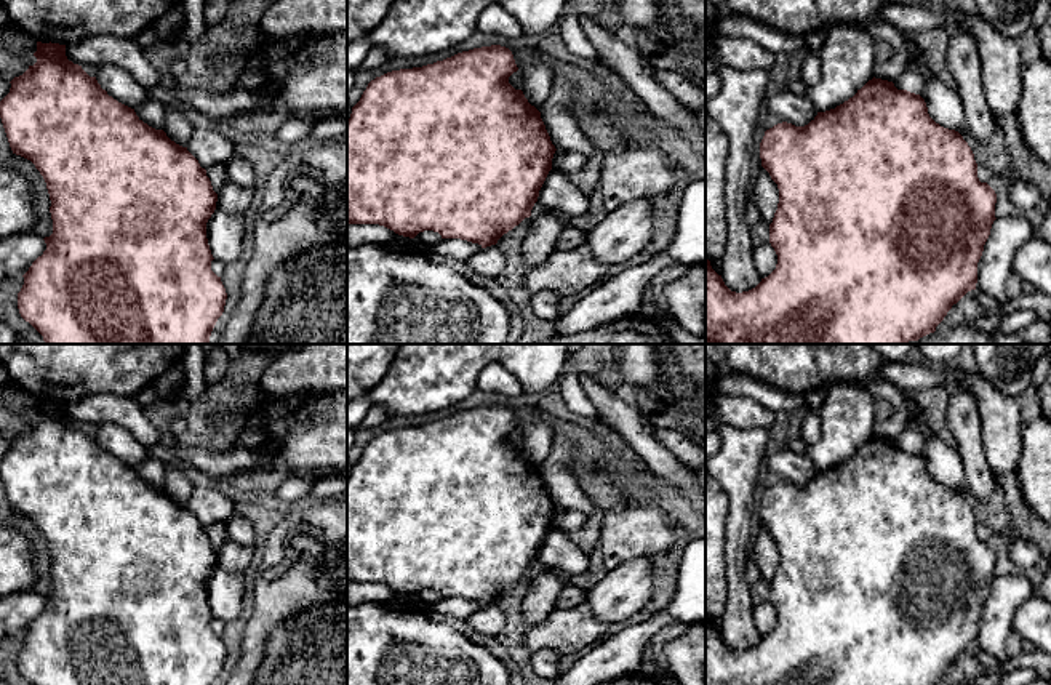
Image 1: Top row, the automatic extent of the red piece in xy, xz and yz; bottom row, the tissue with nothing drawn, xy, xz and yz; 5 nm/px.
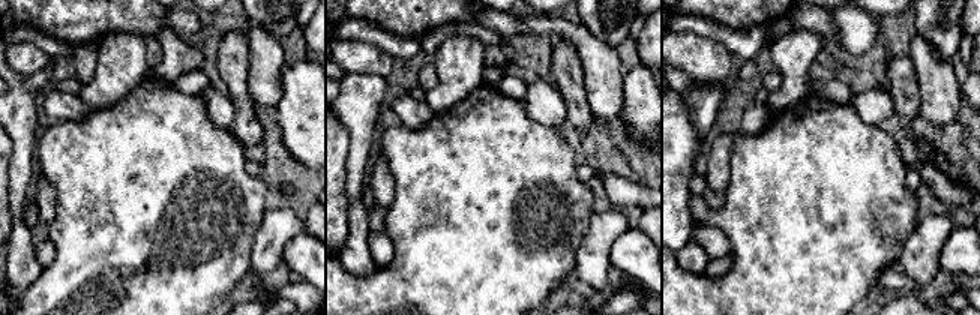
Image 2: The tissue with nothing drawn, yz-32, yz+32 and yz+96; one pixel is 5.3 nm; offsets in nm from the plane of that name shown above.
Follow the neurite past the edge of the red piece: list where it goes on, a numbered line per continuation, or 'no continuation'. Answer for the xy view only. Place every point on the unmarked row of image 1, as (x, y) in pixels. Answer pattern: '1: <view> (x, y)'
1: xy (151, 469)

